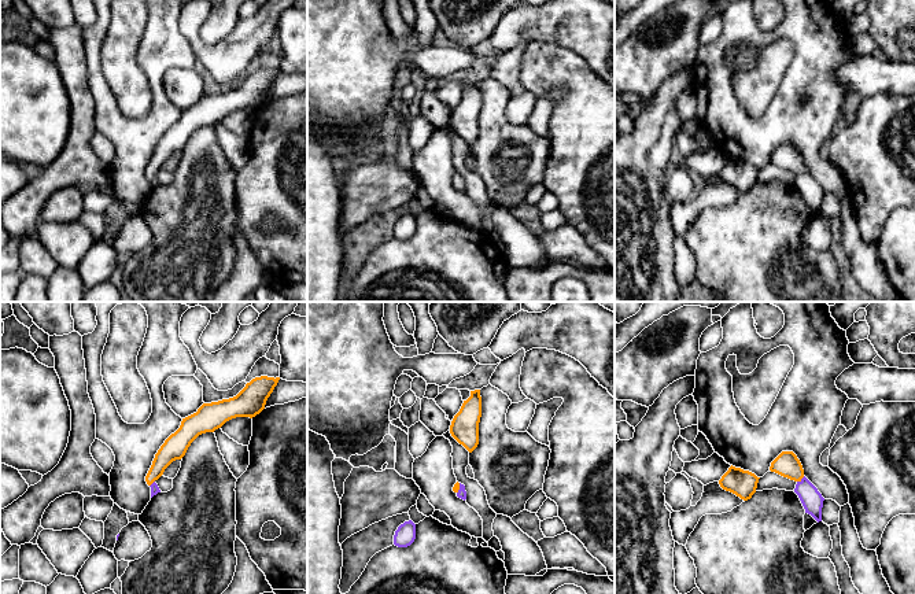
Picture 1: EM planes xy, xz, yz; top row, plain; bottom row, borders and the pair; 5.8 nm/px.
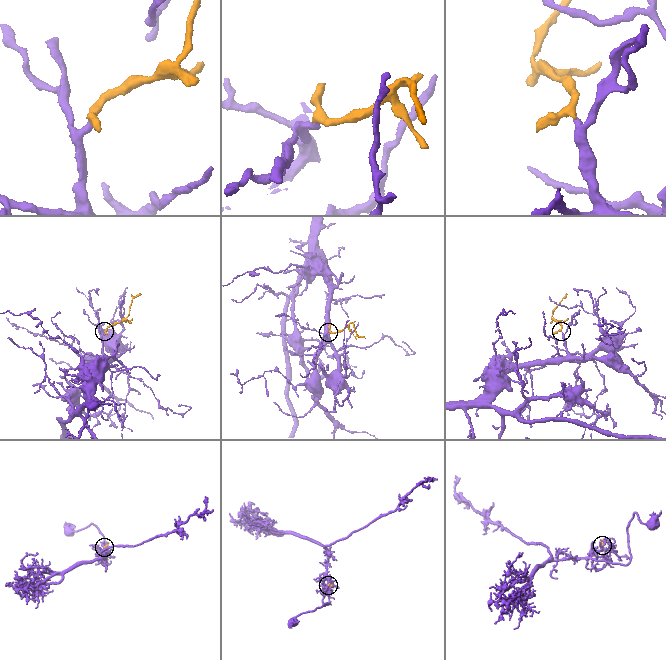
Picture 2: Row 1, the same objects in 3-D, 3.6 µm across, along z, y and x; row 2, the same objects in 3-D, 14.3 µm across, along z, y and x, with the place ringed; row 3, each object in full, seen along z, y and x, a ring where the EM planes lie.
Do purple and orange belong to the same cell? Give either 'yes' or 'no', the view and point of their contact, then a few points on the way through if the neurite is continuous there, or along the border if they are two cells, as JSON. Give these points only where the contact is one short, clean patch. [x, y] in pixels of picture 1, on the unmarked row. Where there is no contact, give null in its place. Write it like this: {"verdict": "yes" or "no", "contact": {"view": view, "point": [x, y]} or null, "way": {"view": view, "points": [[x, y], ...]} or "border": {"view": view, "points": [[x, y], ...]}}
{"verdict": "yes", "contact": {"view": "yz", "point": [801, 172]}, "way": {"view": "yz", "points": [[812, 194], [801, 172], [786, 157]]}}

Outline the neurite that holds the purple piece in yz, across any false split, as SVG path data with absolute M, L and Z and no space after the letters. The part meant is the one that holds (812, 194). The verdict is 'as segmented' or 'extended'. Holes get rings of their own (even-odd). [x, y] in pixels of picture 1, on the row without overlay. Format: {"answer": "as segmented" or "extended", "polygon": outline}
{"answer": "extended", "polygon": "M782 144L771 155L770 163L794 173L797 176L794 185L798 188L805 206L811 207L818 215L822 214L822 200L824 191L804 169L803 158L793 144Z"}

